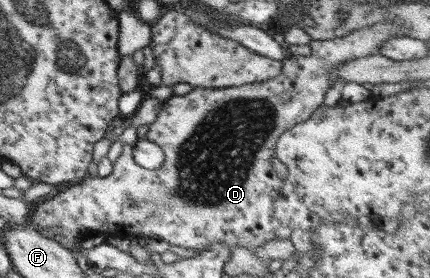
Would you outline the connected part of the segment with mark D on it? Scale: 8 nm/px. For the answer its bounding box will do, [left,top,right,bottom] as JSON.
[29,21,403,252]

